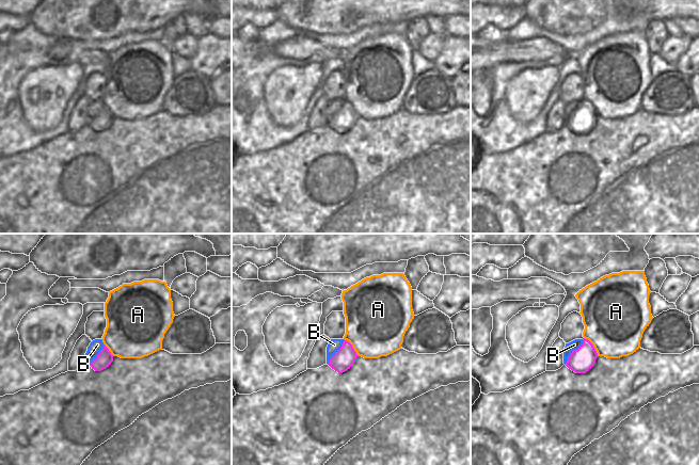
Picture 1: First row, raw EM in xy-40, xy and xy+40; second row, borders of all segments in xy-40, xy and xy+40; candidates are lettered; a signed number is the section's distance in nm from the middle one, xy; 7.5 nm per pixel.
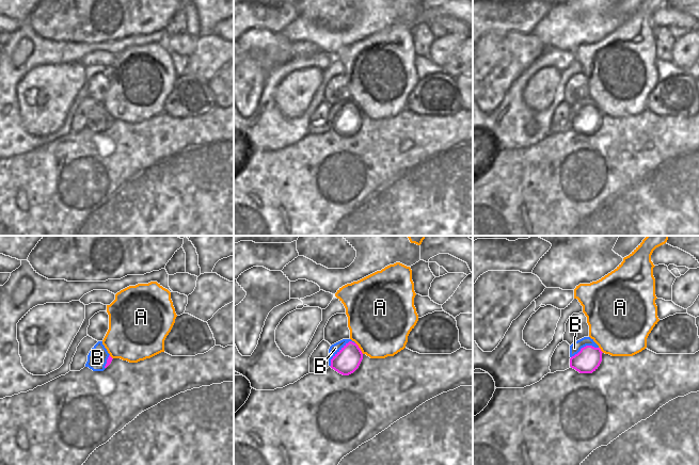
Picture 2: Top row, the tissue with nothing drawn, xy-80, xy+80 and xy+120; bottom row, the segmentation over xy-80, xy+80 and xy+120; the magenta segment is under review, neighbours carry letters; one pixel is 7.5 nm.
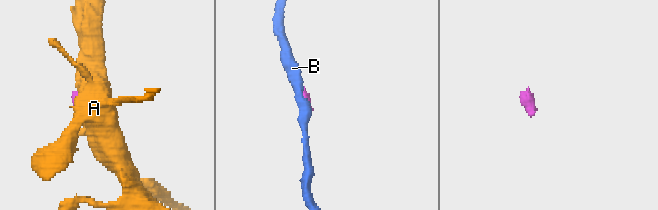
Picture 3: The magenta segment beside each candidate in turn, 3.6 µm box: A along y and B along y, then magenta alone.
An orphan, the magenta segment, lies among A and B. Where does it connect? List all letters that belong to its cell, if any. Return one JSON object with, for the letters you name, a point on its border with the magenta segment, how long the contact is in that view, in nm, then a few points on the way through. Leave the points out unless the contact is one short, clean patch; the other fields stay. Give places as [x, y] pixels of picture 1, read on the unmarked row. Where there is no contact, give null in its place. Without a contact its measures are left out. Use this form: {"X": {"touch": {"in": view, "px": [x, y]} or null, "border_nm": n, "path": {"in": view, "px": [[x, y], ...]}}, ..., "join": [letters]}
{"B": {"touch": {"in": "xy+40", "px": [573, 111]}, "border_nm": 240}, "join": ["B"]}

